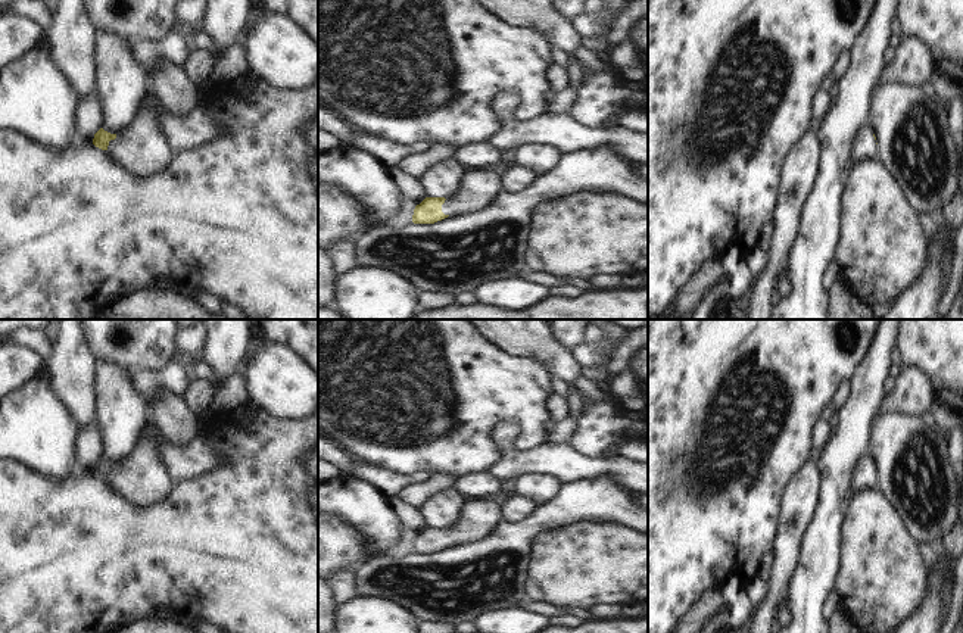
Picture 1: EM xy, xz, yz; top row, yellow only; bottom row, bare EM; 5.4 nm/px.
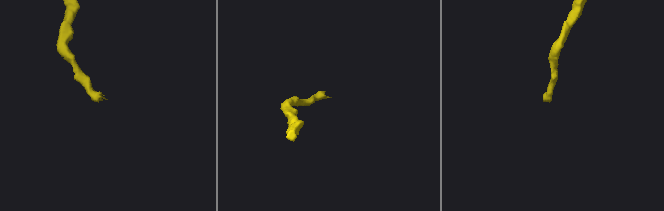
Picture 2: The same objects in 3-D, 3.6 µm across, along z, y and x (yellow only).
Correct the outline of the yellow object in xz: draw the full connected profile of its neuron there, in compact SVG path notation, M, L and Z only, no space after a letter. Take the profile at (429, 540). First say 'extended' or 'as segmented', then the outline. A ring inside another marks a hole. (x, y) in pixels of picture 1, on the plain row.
extended | M492 498L483 501L465 499L458 520L445 527L426 527L415 536L414 554L434 554L451 545L479 542L502 523L501 503Z

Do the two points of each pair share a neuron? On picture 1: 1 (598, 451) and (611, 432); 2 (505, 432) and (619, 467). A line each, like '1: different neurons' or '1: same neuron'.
1: different neurons
2: same neuron

